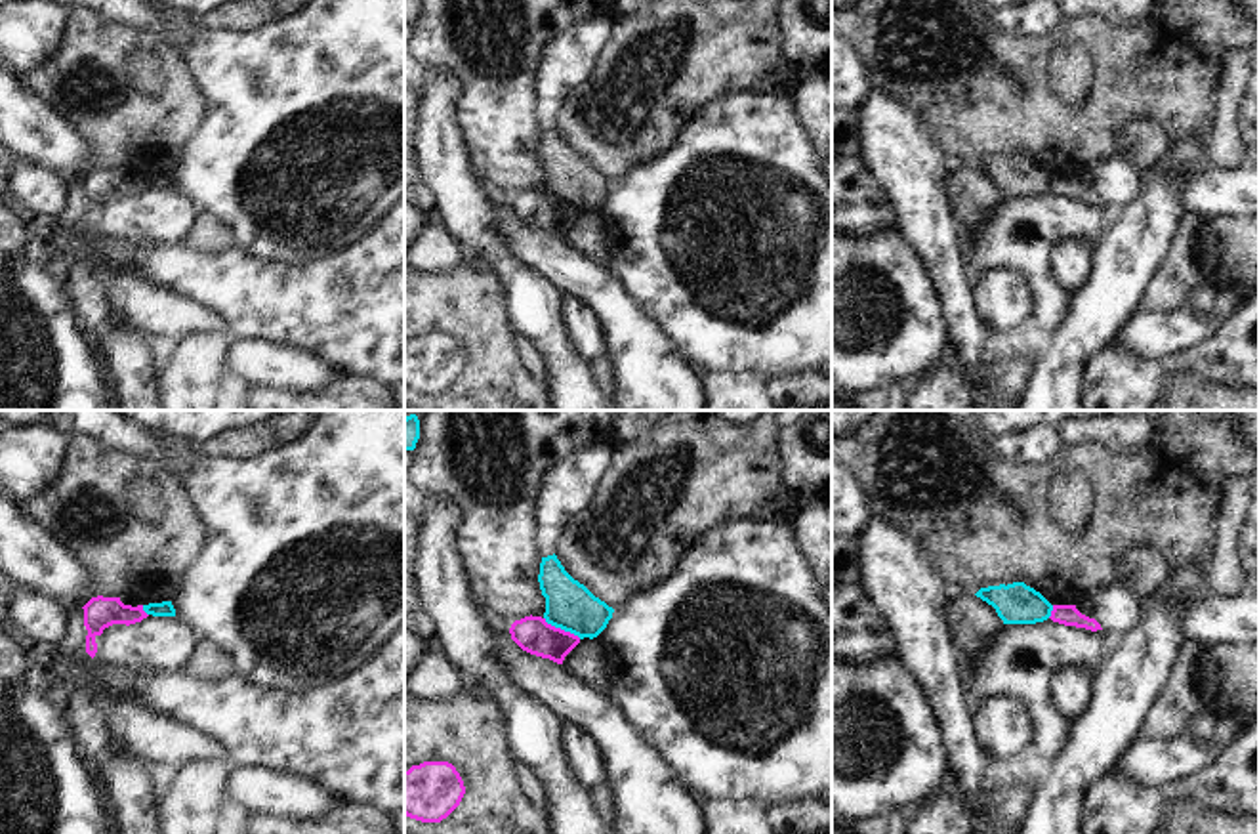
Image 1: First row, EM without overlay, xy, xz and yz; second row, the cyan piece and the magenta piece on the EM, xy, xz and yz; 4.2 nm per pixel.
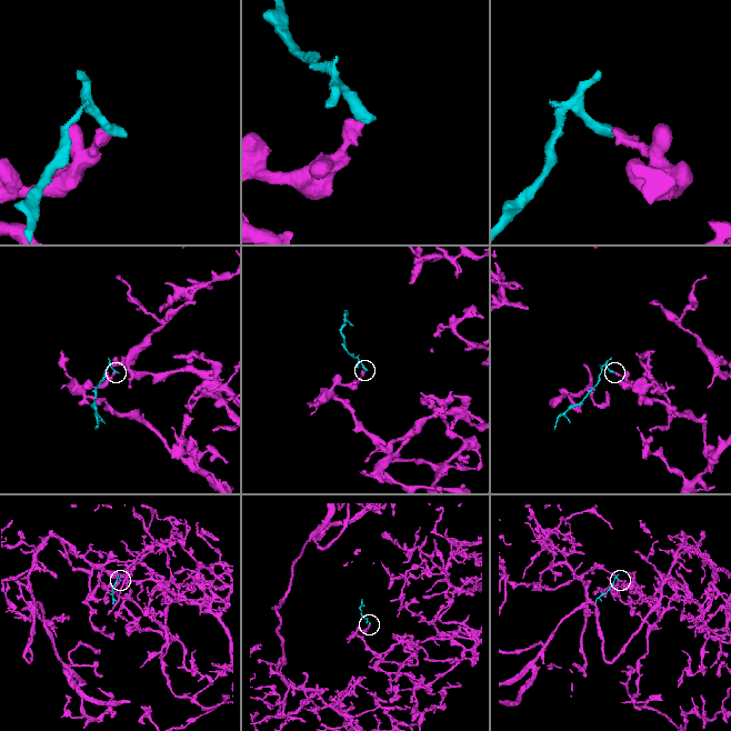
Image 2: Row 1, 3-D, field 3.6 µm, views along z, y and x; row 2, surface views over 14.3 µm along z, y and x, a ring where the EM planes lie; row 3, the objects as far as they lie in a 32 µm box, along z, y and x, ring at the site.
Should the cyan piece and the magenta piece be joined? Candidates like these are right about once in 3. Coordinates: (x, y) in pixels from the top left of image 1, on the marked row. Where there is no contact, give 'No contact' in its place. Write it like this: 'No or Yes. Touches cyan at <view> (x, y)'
No. Touches cyan at xz (561, 628)

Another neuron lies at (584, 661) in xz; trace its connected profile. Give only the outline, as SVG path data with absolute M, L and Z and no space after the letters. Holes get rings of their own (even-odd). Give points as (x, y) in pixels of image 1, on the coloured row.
M584 637L565 657L563 668L584 681L597 697L610 697L610 683L603 662L603 645L593 637Z

